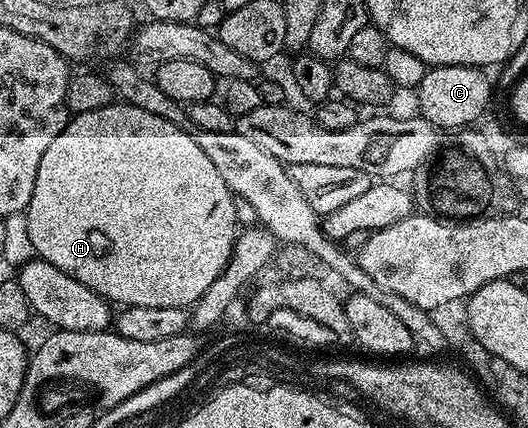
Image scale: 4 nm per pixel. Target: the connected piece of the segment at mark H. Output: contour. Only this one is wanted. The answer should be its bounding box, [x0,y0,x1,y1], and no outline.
[26,103,238,307]

